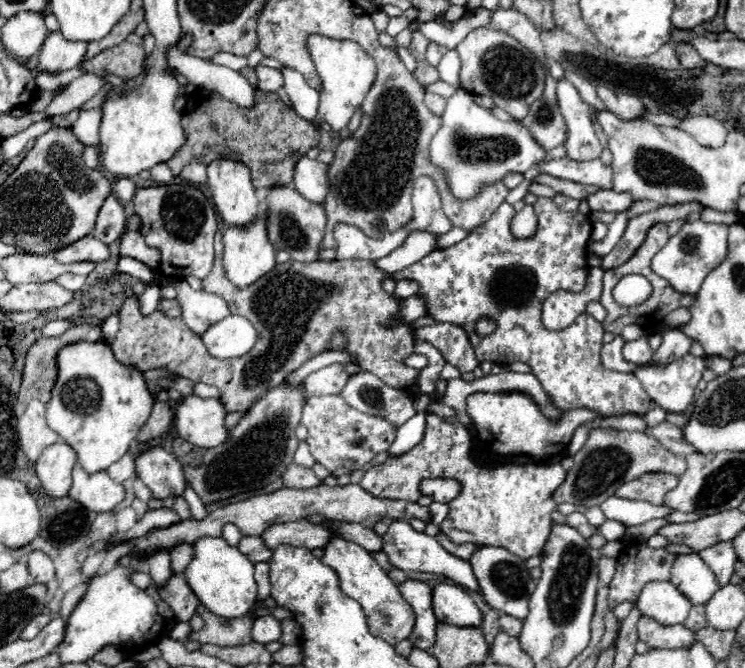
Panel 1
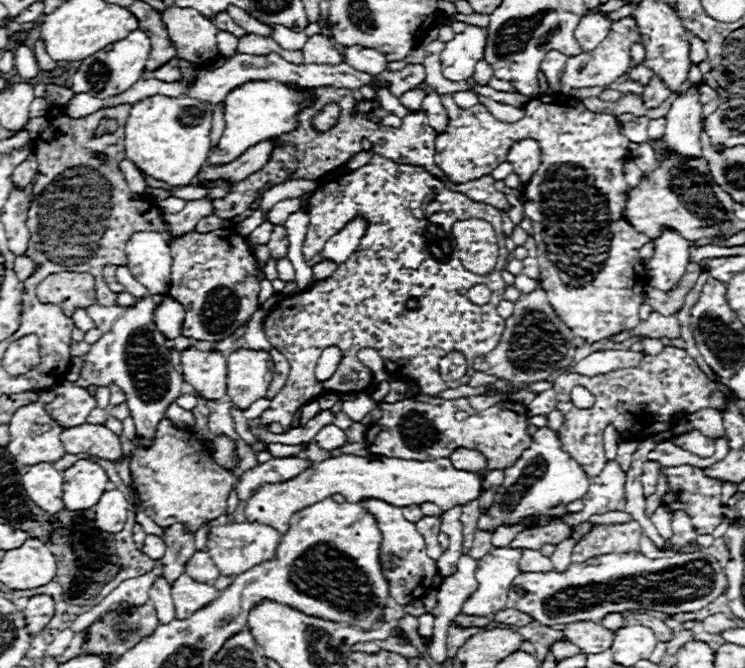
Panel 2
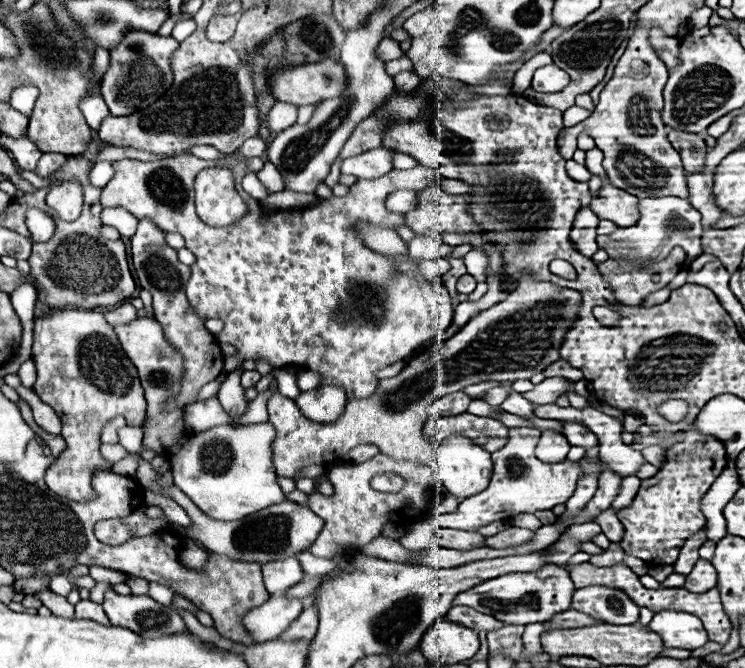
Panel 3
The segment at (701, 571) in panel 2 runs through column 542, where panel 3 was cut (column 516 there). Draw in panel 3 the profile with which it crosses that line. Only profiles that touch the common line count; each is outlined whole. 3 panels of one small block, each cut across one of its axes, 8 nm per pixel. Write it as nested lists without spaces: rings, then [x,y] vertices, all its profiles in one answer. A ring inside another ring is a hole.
[[[546,564],[536,572],[512,572],[504,574],[492,580],[486,580],[484,584],[478,584],[476,588],[470,588],[456,596],[456,604],[464,604],[470,608],[476,608],[478,612],[490,614],[506,624],[532,624],[532,622],[544,622],[548,616],[554,616],[556,612],[564,612],[564,608],[570,608],[574,594],[574,584],[570,580],[570,574],[564,566]]]

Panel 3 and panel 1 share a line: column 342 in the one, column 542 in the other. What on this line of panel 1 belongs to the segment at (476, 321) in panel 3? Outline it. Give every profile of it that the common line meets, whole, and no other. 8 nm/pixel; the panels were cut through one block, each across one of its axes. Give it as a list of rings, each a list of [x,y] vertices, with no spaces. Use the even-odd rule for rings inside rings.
[[[476,392],[466,398],[468,414],[474,422],[478,438],[482,444],[494,454],[528,454],[528,456],[544,456],[544,454],[562,454],[574,430],[596,418],[596,412],[590,408],[566,410],[558,422],[548,420],[540,406],[526,394],[494,394],[494,392]]]

